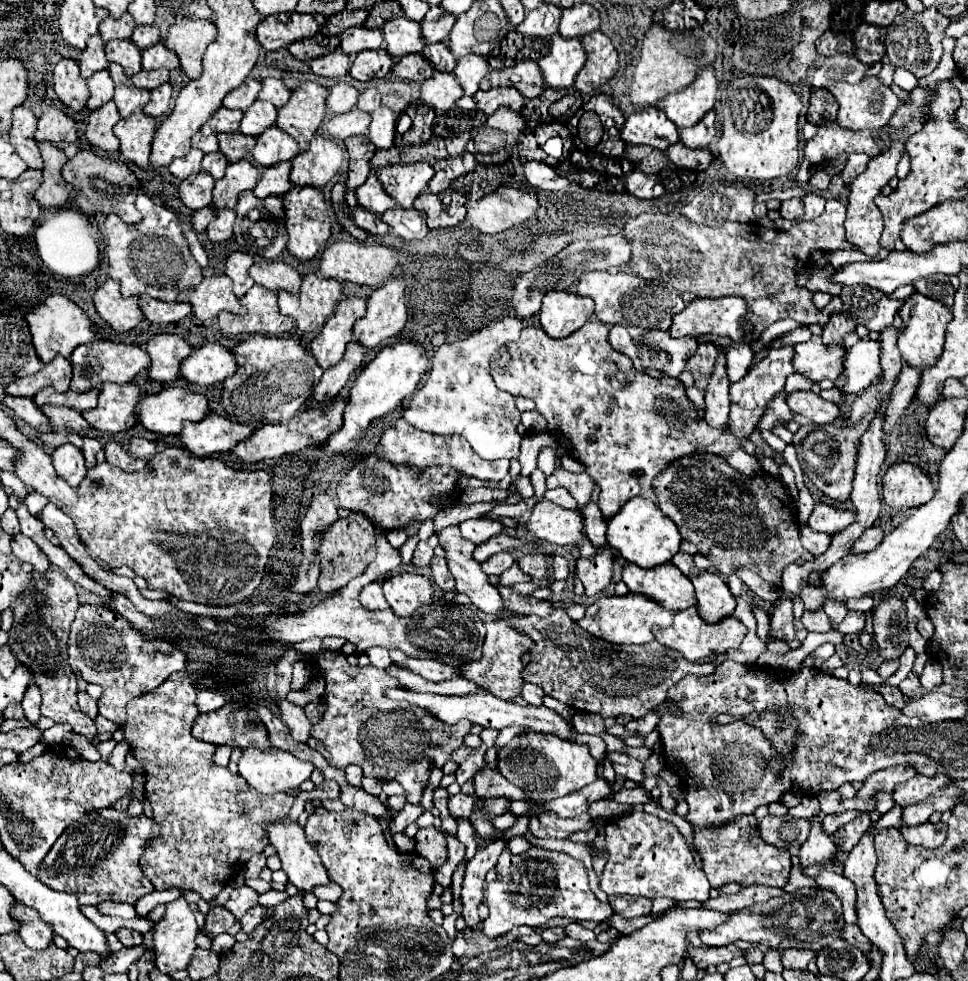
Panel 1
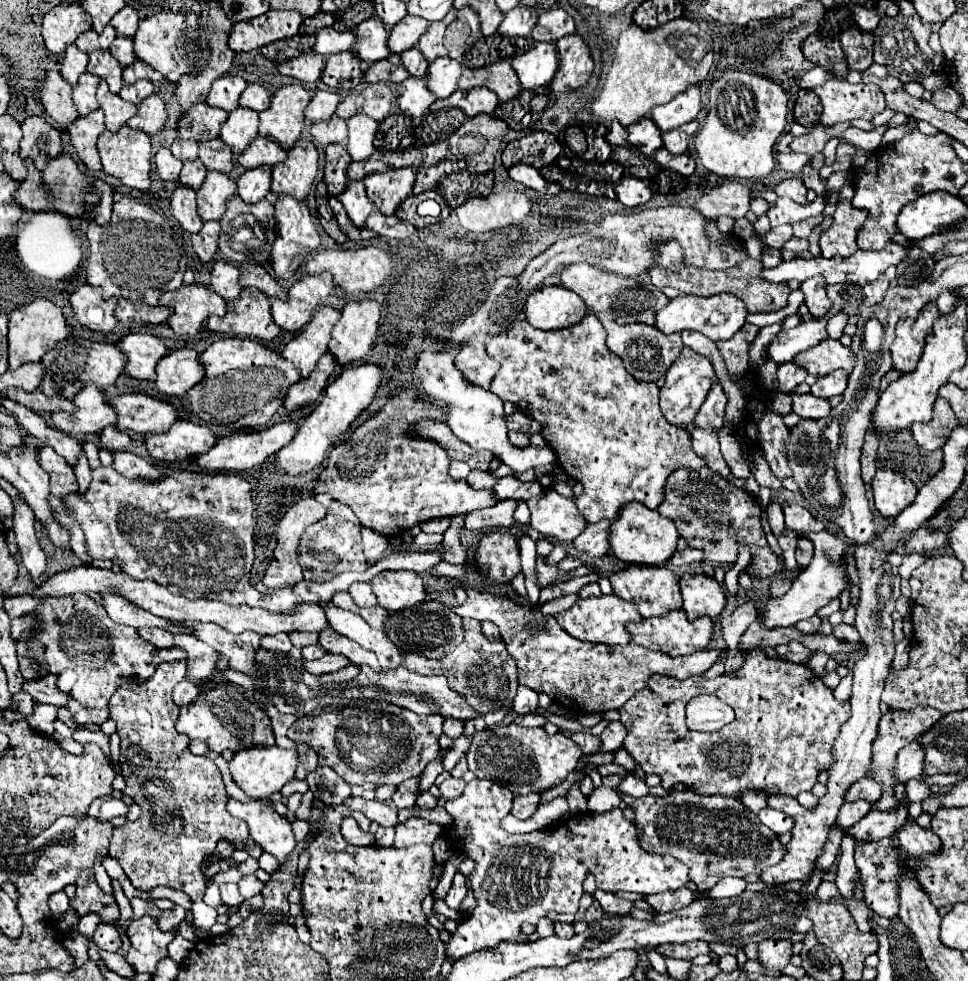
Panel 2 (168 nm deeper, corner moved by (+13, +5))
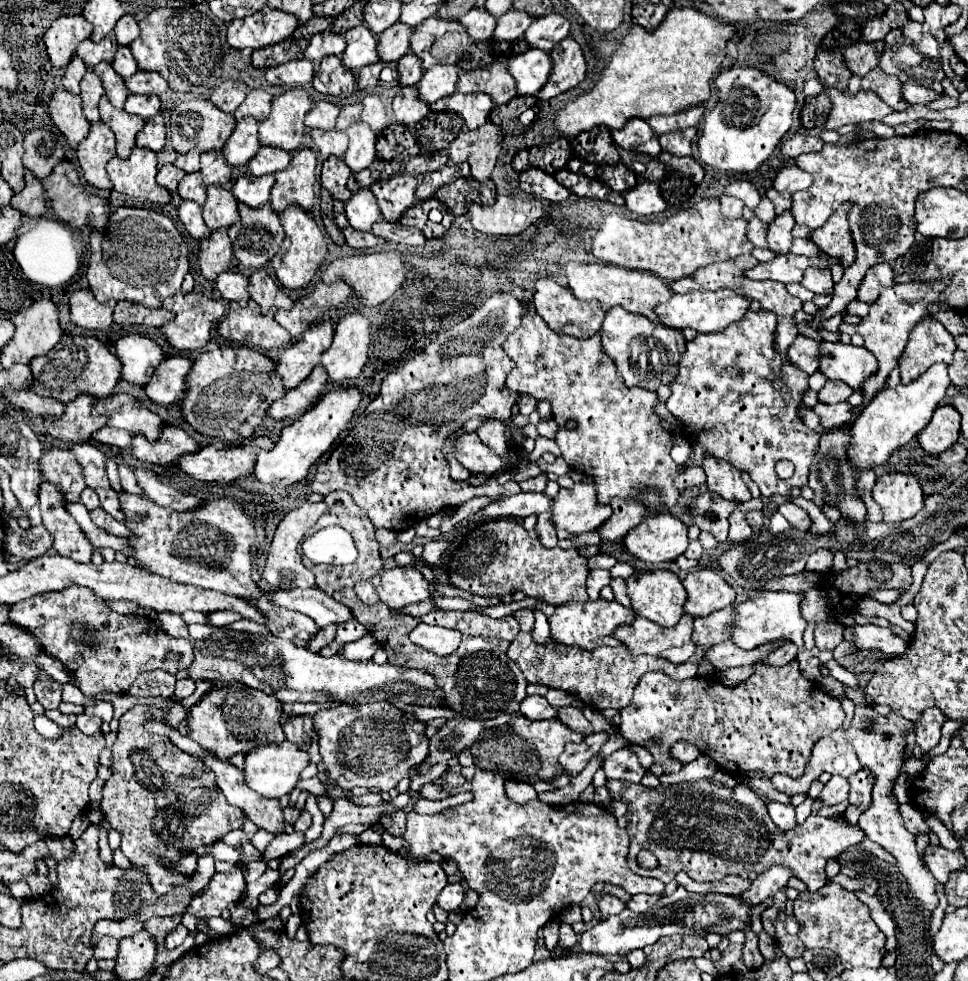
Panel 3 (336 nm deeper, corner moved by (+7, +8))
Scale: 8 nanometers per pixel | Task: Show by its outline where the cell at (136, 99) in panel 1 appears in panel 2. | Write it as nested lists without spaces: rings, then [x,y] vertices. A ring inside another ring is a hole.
[[[106,81],[100,83],[100,87],[96,91],[96,99],[98,99],[100,109],[106,115],[106,129],[112,133],[120,131],[126,125],[126,121],[130,117],[134,117],[138,111],[138,107],[134,107],[132,103],[126,103],[118,95],[112,95],[106,87]]]

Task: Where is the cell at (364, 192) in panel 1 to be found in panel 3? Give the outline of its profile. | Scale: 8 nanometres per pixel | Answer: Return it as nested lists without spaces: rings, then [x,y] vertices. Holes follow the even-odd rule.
[[[360,188],[346,202],[346,218],[352,228],[364,230],[364,232],[368,232],[372,228],[372,224],[382,218],[376,198],[368,188]]]

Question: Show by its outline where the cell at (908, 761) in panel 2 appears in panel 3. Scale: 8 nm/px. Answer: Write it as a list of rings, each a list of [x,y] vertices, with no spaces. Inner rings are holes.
[[[932,708],[916,722],[916,746],[922,754],[928,754],[940,742],[940,728],[944,720],[946,716],[938,708]]]

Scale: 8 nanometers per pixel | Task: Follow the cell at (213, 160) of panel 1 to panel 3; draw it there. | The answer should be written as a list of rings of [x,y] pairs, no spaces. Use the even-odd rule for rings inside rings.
[[[200,172],[186,174],[186,176],[180,180],[180,184],[178,184],[178,194],[180,194],[180,198],[196,200],[196,202],[202,206],[204,200],[206,200],[206,188],[204,188],[204,184],[202,184]]]

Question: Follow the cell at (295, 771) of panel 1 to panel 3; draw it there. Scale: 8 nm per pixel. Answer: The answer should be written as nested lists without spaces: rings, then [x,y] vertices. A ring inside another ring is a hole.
[[[284,740],[282,744],[260,746],[260,748],[254,748],[246,754],[246,762],[244,762],[244,770],[242,770],[244,772],[244,782],[246,782],[248,788],[258,792],[260,796],[280,798],[280,796],[292,792],[292,788],[298,782],[300,772],[308,766],[308,762],[310,762],[308,752],[296,748],[288,740]]]

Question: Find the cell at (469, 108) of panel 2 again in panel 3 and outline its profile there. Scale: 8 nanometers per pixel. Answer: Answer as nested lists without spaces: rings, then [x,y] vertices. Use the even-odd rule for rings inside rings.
[[[454,92],[452,96],[446,96],[434,104],[430,104],[432,110],[448,110],[448,112],[456,112],[464,118],[466,128],[474,130],[482,124],[488,122],[488,116],[494,108],[494,102],[488,94],[476,92],[476,94],[460,94]]]

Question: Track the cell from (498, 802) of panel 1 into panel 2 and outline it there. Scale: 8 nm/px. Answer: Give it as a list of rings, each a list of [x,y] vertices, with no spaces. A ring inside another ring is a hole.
[[[472,779],[472,781],[466,785],[466,789],[464,789],[464,793],[462,793],[460,797],[456,797],[456,799],[452,799],[452,801],[446,803],[446,811],[448,811],[448,815],[450,815],[452,821],[454,821],[450,827],[442,827],[442,825],[436,825],[436,823],[430,823],[430,821],[424,821],[424,819],[416,819],[416,817],[414,817],[414,819],[408,819],[406,823],[398,823],[398,825],[396,825],[394,847],[412,847],[412,845],[416,845],[416,843],[432,845],[438,837],[448,837],[448,839],[454,843],[454,849],[456,849],[458,853],[462,851],[468,859],[472,859],[472,861],[476,863],[474,871],[468,875],[470,889],[472,889],[472,893],[474,893],[474,897],[476,897],[476,907],[474,907],[474,911],[472,911],[472,915],[470,915],[468,919],[464,919],[462,923],[458,923],[456,931],[452,933],[450,941],[446,943],[446,953],[448,953],[448,959],[450,959],[450,961],[460,959],[462,955],[470,955],[470,953],[474,953],[474,951],[478,951],[478,949],[494,947],[494,945],[498,945],[498,943],[502,943],[502,941],[512,941],[512,939],[516,939],[516,937],[520,935],[522,923],[538,923],[538,921],[540,921],[546,913],[550,913],[550,911],[556,911],[556,913],[576,913],[576,911],[578,911],[578,903],[580,903],[580,897],[582,897],[582,893],[584,893],[584,889],[582,889],[584,875],[588,875],[588,873],[592,873],[592,875],[596,877],[596,885],[598,885],[598,889],[602,889],[602,891],[632,891],[632,893],[644,893],[644,895],[648,895],[648,893],[658,893],[658,891],[674,891],[674,889],[680,889],[680,887],[686,887],[686,885],[688,885],[688,867],[682,865],[682,863],[680,863],[678,859],[674,859],[672,855],[650,855],[650,853],[646,853],[646,851],[640,847],[634,821],[624,821],[620,809],[612,809],[612,811],[606,811],[606,813],[600,813],[600,815],[596,815],[596,813],[592,813],[592,811],[586,811],[586,813],[580,813],[580,815],[570,815],[562,825],[552,827],[552,829],[540,829],[540,831],[526,833],[526,835],[508,835],[508,833],[500,827],[500,821],[510,813],[510,809],[512,809],[512,797],[514,797],[514,795],[512,795],[510,789],[504,787],[504,785],[498,785],[498,783],[490,781],[490,779]]]

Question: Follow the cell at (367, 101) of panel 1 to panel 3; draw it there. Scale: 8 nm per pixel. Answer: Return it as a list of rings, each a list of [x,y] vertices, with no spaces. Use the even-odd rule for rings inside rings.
[[[360,102],[346,104],[346,106],[340,110],[340,116],[338,116],[338,124],[336,124],[336,128],[338,128],[338,130],[346,130],[352,122],[360,120],[360,114],[362,114],[362,104],[360,104]]]

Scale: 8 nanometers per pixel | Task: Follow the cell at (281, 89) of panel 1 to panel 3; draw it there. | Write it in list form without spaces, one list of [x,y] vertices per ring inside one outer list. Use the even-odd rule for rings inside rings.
[[[252,90],[246,96],[246,100],[238,106],[234,116],[238,120],[244,118],[244,116],[252,116],[256,120],[264,120],[270,114],[270,106],[272,106],[272,96],[266,90]]]

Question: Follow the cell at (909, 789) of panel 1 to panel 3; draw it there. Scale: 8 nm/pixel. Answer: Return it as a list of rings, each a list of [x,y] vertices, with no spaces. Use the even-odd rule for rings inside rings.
[[[832,776],[830,782],[824,786],[824,790],[822,790],[822,794],[818,798],[826,806],[832,806],[832,804],[838,804],[838,802],[848,800],[848,792],[850,792],[848,778],[844,778],[844,776]]]

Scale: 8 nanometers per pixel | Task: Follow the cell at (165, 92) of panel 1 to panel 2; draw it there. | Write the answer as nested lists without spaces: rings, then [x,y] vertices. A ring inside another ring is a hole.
[[[150,95],[140,107],[138,107],[138,113],[128,121],[128,125],[132,129],[140,129],[144,131],[146,135],[158,135],[164,127],[168,119],[168,111],[166,111],[166,105],[162,103],[162,99],[158,95]]]

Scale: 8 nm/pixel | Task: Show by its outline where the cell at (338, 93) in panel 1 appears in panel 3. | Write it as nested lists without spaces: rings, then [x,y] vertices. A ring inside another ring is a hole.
[[[320,100],[314,104],[314,108],[306,114],[306,126],[308,128],[324,128],[332,130],[336,126],[340,106],[328,100]]]

